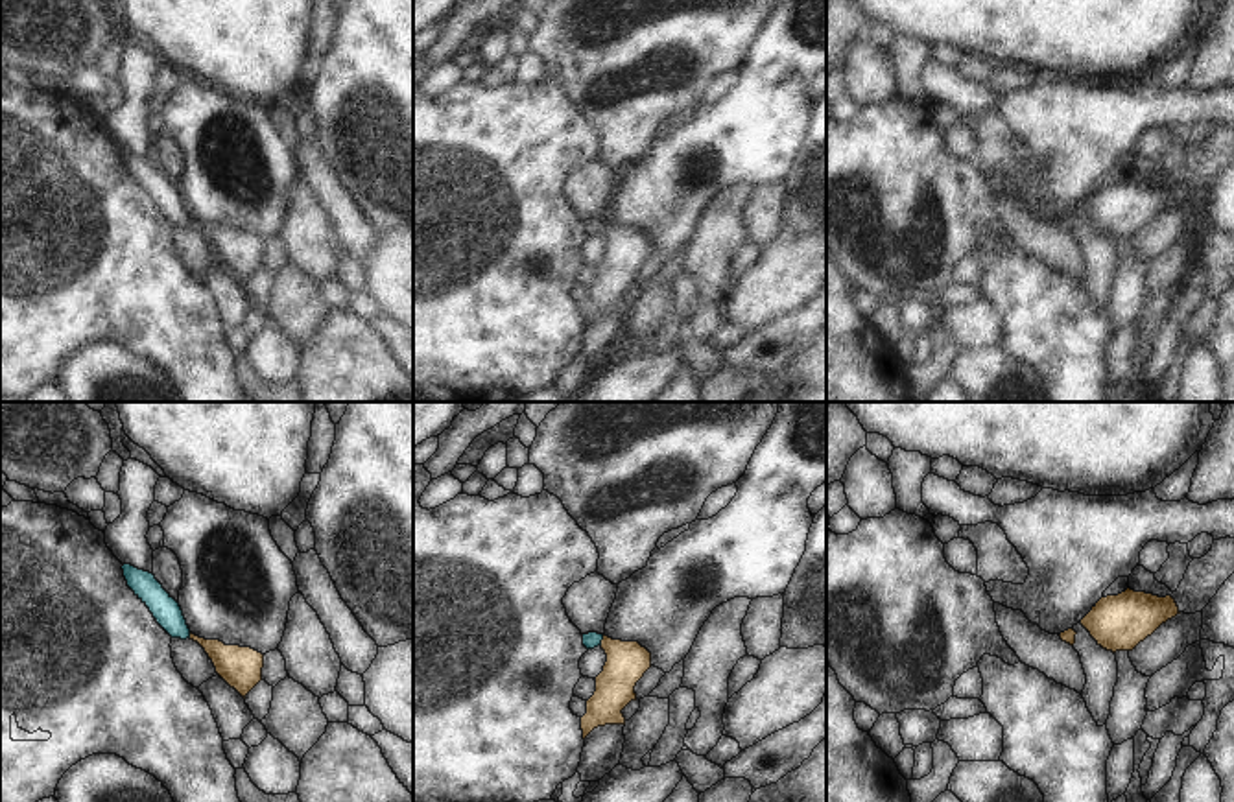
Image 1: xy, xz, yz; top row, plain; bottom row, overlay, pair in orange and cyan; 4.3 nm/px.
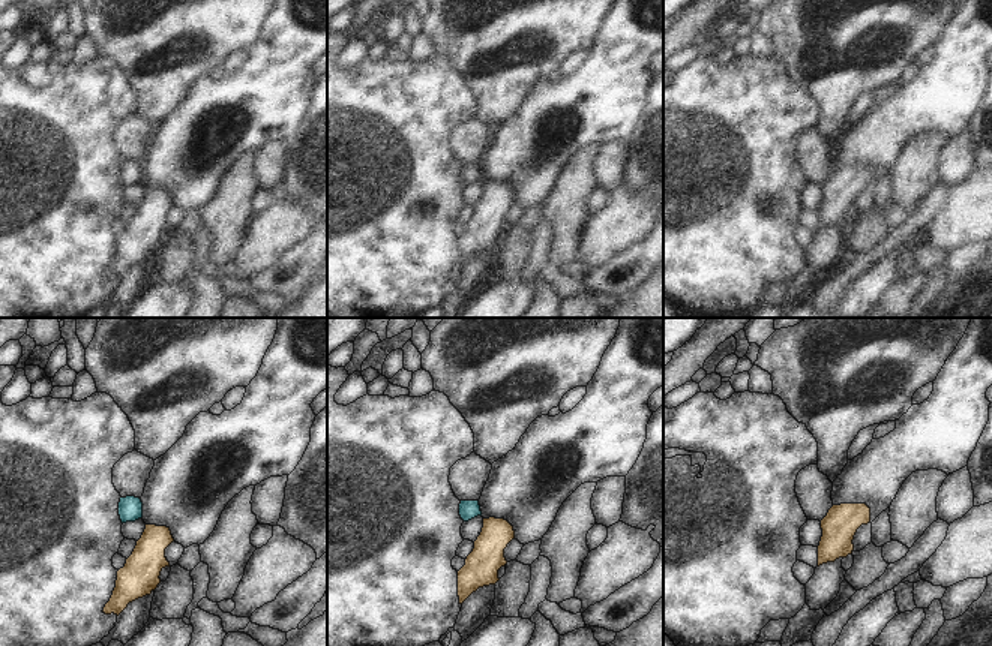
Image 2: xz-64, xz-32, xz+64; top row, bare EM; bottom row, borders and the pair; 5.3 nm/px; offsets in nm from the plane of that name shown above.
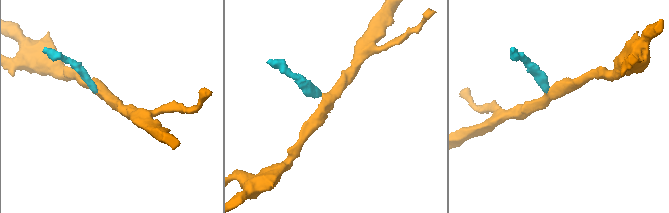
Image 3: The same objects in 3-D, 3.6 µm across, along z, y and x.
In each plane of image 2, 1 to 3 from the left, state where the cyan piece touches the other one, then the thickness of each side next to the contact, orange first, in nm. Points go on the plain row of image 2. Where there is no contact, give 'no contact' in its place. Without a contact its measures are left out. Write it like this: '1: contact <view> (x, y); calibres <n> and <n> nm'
1: no contact
2: no contact
3: no contact

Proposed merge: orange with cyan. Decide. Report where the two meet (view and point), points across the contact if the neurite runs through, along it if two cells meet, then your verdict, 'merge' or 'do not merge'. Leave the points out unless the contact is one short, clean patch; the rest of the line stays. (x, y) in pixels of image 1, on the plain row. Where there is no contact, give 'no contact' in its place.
xz (602, 227) | across xz (626, 251), (602, 227), (591, 227) | merge

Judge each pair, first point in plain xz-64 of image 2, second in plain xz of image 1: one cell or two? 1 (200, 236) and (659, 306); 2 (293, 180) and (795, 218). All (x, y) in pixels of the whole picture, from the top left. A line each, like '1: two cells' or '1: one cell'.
1: two cells
2: one cell

